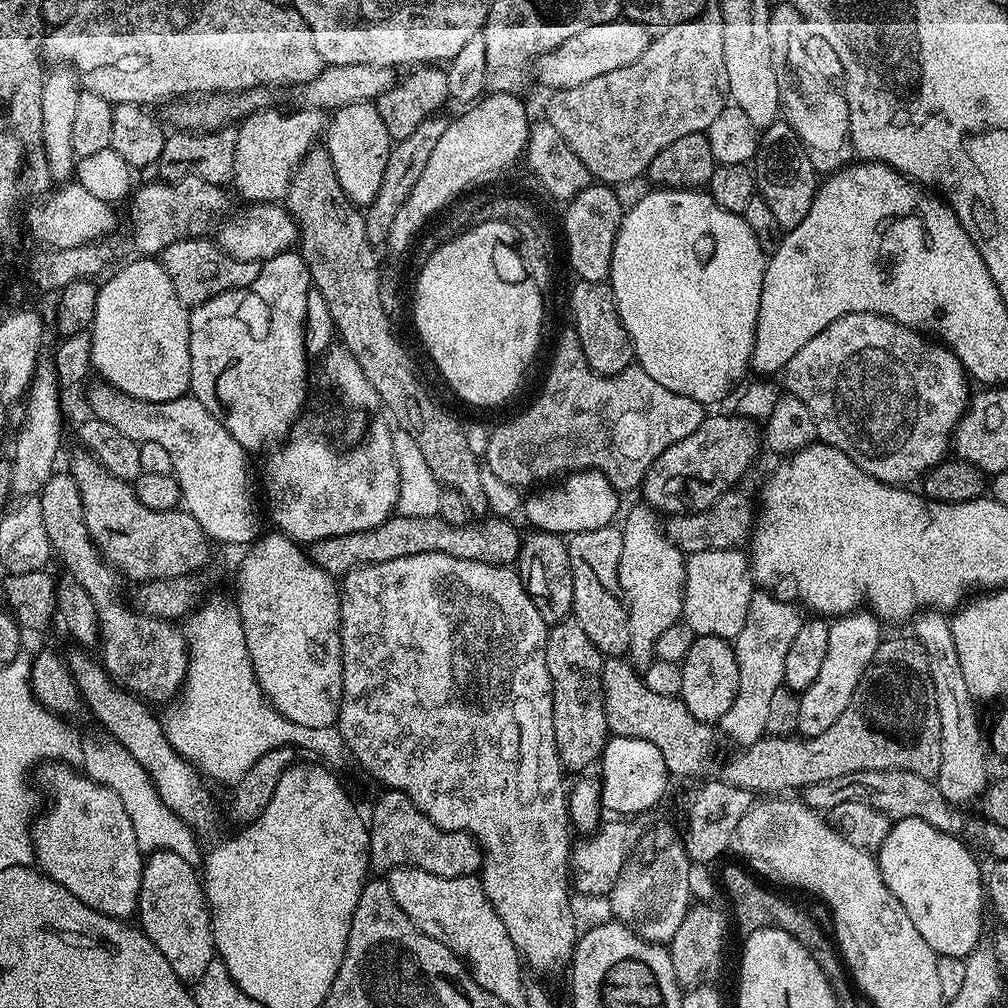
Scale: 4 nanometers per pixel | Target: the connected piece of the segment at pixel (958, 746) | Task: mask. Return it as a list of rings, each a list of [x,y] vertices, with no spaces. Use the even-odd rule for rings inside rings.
[[[924,610],[911,621],[911,635],[926,650],[928,677],[934,686],[934,698],[938,706],[938,722],[942,722],[942,766],[934,777],[942,798],[951,804],[965,806],[971,800],[979,801],[990,782],[988,764],[984,761],[986,734],[980,730],[976,717],[977,701],[973,700],[958,663],[958,649],[954,647],[954,634],[949,617],[940,610]]]

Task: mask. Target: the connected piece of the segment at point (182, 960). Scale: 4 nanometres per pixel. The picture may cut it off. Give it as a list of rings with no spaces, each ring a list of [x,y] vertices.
[[[170,850],[151,853],[144,861],[136,910],[140,931],[162,950],[162,958],[170,962],[170,970],[174,970],[184,984],[197,984],[202,974],[206,974],[206,966],[218,956],[212,933],[212,913],[208,910],[208,897],[204,894],[197,865]]]

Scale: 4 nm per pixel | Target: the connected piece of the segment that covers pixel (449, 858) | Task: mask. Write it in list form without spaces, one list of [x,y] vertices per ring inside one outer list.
[[[384,790],[381,793],[380,801],[372,808],[368,830],[368,855],[371,867],[380,871],[377,873],[387,874],[391,868],[402,866],[426,870],[442,878],[476,876],[479,873],[484,854],[469,832],[451,832],[434,826],[434,822],[430,822],[430,818],[426,818],[426,814],[422,814],[414,802],[410,802],[405,792]]]

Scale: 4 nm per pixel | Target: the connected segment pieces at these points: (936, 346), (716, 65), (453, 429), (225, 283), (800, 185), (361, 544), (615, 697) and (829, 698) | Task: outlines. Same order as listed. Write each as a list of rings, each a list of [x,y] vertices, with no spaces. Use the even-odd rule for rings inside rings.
[[[869,312],[846,314],[842,318],[830,322],[830,326],[826,326],[826,330],[822,330],[822,334],[814,334],[814,338],[810,338],[810,342],[806,342],[806,346],[802,346],[802,350],[798,350],[798,354],[794,354],[794,358],[790,358],[790,362],[783,370],[782,379],[784,379],[785,386],[788,387],[785,389],[791,395],[806,402],[806,410],[810,410],[811,416],[814,417],[817,437],[823,443],[842,450],[842,454],[846,454],[846,458],[850,458],[850,462],[858,465],[863,472],[878,478],[883,484],[893,486],[908,486],[911,485],[911,480],[919,481],[925,472],[929,472],[935,464],[940,463],[949,455],[952,433],[955,432],[965,410],[970,407],[970,391],[968,392],[970,377],[965,372],[960,359],[949,348],[944,347],[935,339],[929,338],[925,333],[916,331],[915,328],[907,328],[905,324],[894,322],[888,316],[879,316]]]
[[[705,7],[704,11],[695,16],[693,20],[667,25],[661,32],[664,33],[653,39],[652,45],[646,50],[646,54],[642,54],[642,58],[638,58],[638,62],[634,62],[630,66],[622,66],[622,70],[610,70],[610,74],[590,78],[590,82],[582,82],[582,86],[561,88],[551,93],[552,101],[548,104],[546,119],[550,122],[550,126],[554,126],[554,130],[558,130],[558,134],[566,142],[566,146],[570,146],[570,150],[574,150],[574,154],[578,154],[578,158],[586,166],[589,177],[593,181],[609,186],[621,186],[620,184],[628,184],[631,180],[638,179],[639,176],[641,179],[647,173],[650,162],[654,162],[654,154],[666,150],[666,146],[670,146],[670,142],[675,142],[685,134],[707,133],[710,122],[714,122],[714,118],[718,118],[718,114],[722,114],[722,110],[727,108],[730,103],[726,82],[726,62],[722,58],[722,18],[719,7]]]
[[[314,146],[304,155],[304,161],[296,168],[292,181],[288,187],[286,207],[298,229],[298,251],[300,257],[306,262],[310,270],[312,287],[317,288],[326,298],[330,306],[330,316],[334,318],[336,330],[343,347],[358,358],[358,366],[362,366],[362,374],[370,378],[370,386],[374,386],[380,395],[380,403],[386,409],[387,415],[394,421],[395,427],[401,432],[408,432],[414,442],[418,442],[418,450],[422,450],[422,458],[426,458],[426,466],[430,466],[430,474],[444,488],[453,488],[462,494],[469,513],[484,512],[488,508],[488,492],[484,489],[484,476],[481,461],[472,453],[472,444],[468,441],[466,433],[460,429],[460,424],[448,412],[443,412],[432,401],[430,393],[424,389],[422,381],[416,377],[416,368],[408,357],[406,349],[400,345],[396,337],[397,329],[387,320],[381,305],[379,294],[382,281],[380,274],[380,260],[376,257],[377,249],[368,241],[366,226],[364,225],[365,213],[342,190],[342,182],[338,182],[338,174],[334,170],[334,162],[330,158],[327,147]]]
[[[189,238],[170,242],[158,253],[158,262],[170,274],[170,282],[174,282],[174,290],[185,306],[195,306],[214,298],[223,292],[232,292],[236,288],[245,288],[258,278],[261,261],[235,260],[220,249],[219,244],[208,238]]]
[[[777,122],[759,133],[760,144],[756,147],[754,175],[756,190],[764,199],[766,206],[774,213],[781,230],[798,226],[806,214],[810,214],[810,206],[816,197],[818,174],[798,138],[798,134],[790,125]]]
[[[393,515],[379,528],[368,532],[351,532],[345,536],[335,536],[317,540],[311,545],[312,561],[334,578],[343,577],[352,568],[361,564],[384,564],[387,560],[397,560],[414,554],[450,554],[454,558],[466,558],[470,562],[499,564],[508,566],[520,554],[522,532],[519,532],[508,520],[484,520],[481,524],[451,524],[435,516],[402,516]]]
[[[624,658],[605,659],[602,670],[602,694],[606,706],[606,722],[612,736],[642,738],[662,750],[662,762],[676,776],[696,776],[712,756],[712,732],[709,721],[694,718],[679,696],[662,698],[646,690],[644,677]]]
[[[857,610],[847,616],[835,617],[829,623],[830,639],[826,645],[826,658],[822,661],[822,670],[818,670],[818,678],[810,682],[807,690],[799,693],[798,732],[801,737],[823,734],[829,726],[838,722],[842,710],[850,706],[850,698],[854,698],[854,690],[882,639],[881,621],[871,611]]]

